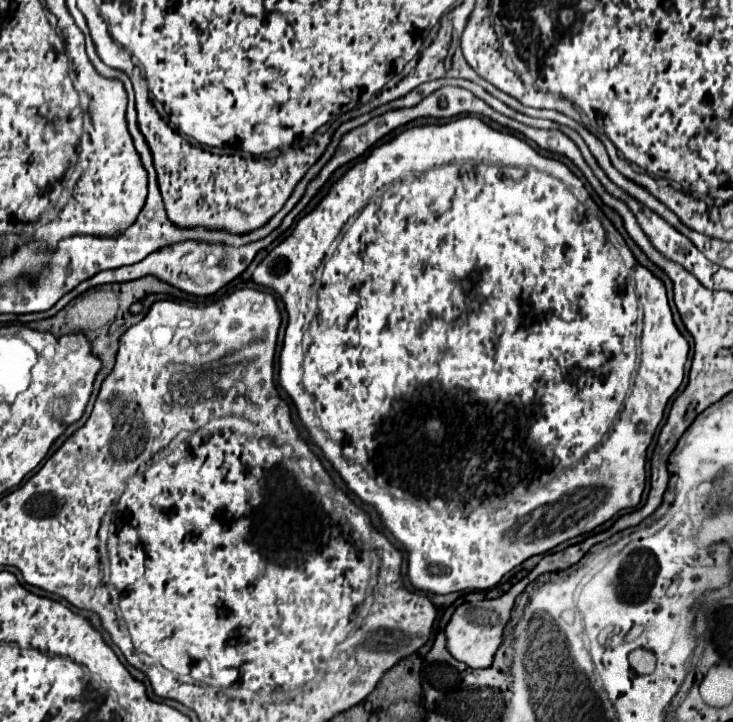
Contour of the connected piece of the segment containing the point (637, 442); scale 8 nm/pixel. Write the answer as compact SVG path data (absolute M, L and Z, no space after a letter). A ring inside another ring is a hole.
M464 116L442 126L432 124L404 130L394 140L374 148L366 160L354 164L330 188L324 200L310 214L298 220L292 234L258 264L252 280L260 286L276 290L288 310L288 326L280 352L280 386L292 398L302 424L308 428L316 446L320 446L324 456L338 470L346 486L362 502L372 504L378 510L384 526L394 534L394 538L400 536L398 542L402 542L408 550L408 578L414 588L428 594L490 590L502 580L502 576L506 576L514 566L522 564L530 556L544 554L566 540L588 534L608 522L620 510L636 508L640 504L646 480L646 450L662 420L668 398L682 384L688 342L672 320L664 284L634 260L632 252L624 244L624 238L602 216L583 182L562 162L540 156L524 140L498 132L484 124L480 118L472 116ZM344 224L346 232L332 256L334 264L336 260L338 264L330 266L328 262L320 280L316 282L314 274L322 264L330 244L342 234ZM432 416L442 420L446 434L440 440L424 442L422 428L424 422Z

